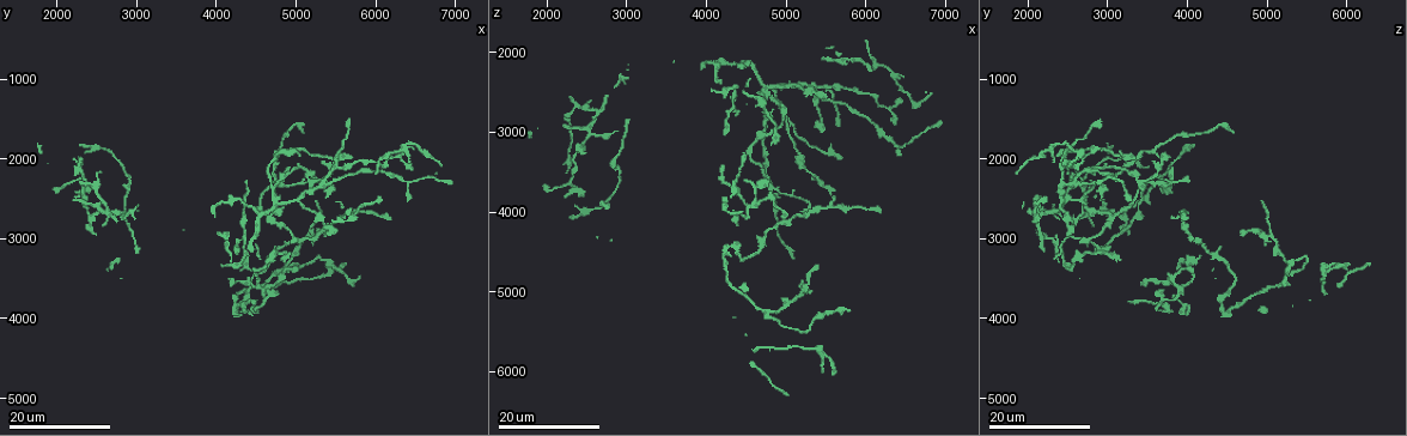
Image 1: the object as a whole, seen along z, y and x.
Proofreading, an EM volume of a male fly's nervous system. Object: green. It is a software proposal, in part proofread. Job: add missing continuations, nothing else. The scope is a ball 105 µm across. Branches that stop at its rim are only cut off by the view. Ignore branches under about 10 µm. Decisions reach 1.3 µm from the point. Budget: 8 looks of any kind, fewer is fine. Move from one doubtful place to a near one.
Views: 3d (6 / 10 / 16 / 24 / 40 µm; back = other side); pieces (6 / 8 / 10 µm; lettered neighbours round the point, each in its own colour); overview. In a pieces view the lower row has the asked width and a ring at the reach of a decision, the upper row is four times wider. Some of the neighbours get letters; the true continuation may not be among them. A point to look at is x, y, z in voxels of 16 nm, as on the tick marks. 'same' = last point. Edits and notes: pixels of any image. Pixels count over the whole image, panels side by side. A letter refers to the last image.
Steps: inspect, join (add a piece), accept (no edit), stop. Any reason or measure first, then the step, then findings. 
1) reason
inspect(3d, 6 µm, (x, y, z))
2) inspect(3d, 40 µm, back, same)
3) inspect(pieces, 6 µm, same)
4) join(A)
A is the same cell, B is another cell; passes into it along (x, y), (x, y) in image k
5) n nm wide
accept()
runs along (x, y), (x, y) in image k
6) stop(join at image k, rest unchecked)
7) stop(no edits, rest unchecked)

long arm stops here
inspect(3d, 24 µm, (2300, 1800, 4050))

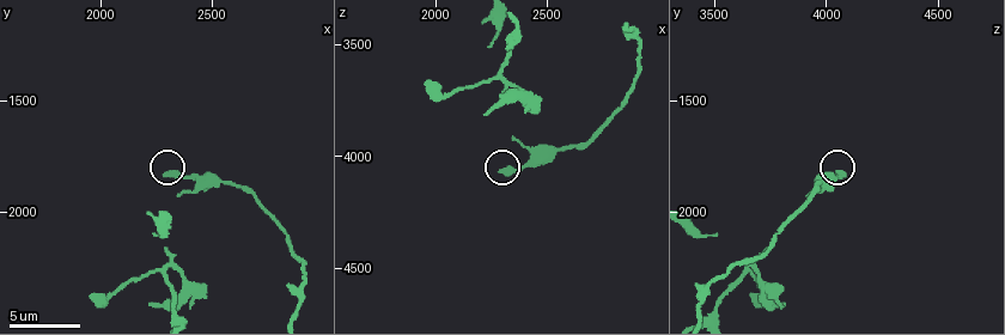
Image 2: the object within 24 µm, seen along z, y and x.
inspect(pieces, 8 µm, (2300, 1830, 4070))

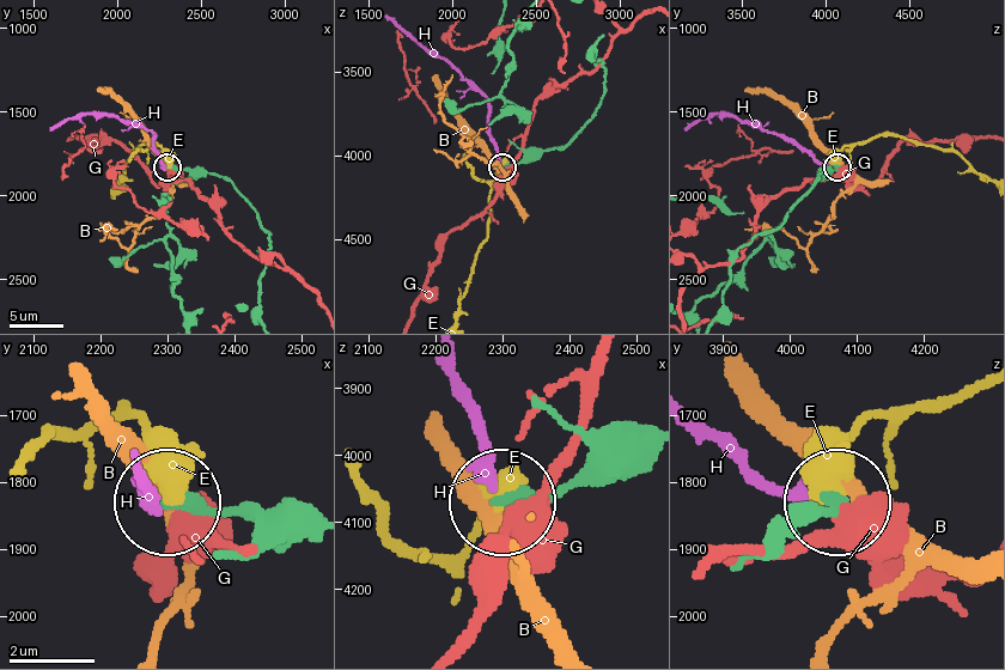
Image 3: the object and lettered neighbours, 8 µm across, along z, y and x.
370 nm wide
accept()
B, E, G and H are other cells; runs along (308, 528), (172, 506) in image 3; none of them fits

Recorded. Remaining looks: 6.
inspect(3d, 16 µm, (4900, 2100, 3850))

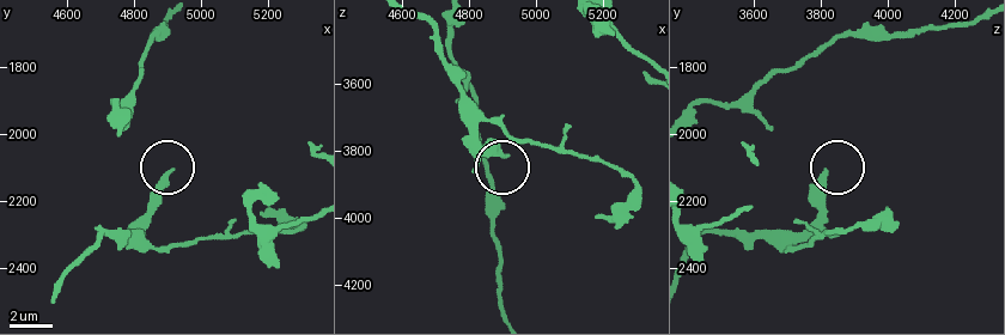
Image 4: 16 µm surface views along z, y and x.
what lies round it
inspect(pieces, 10 µm, (4910, 2110, 3810))

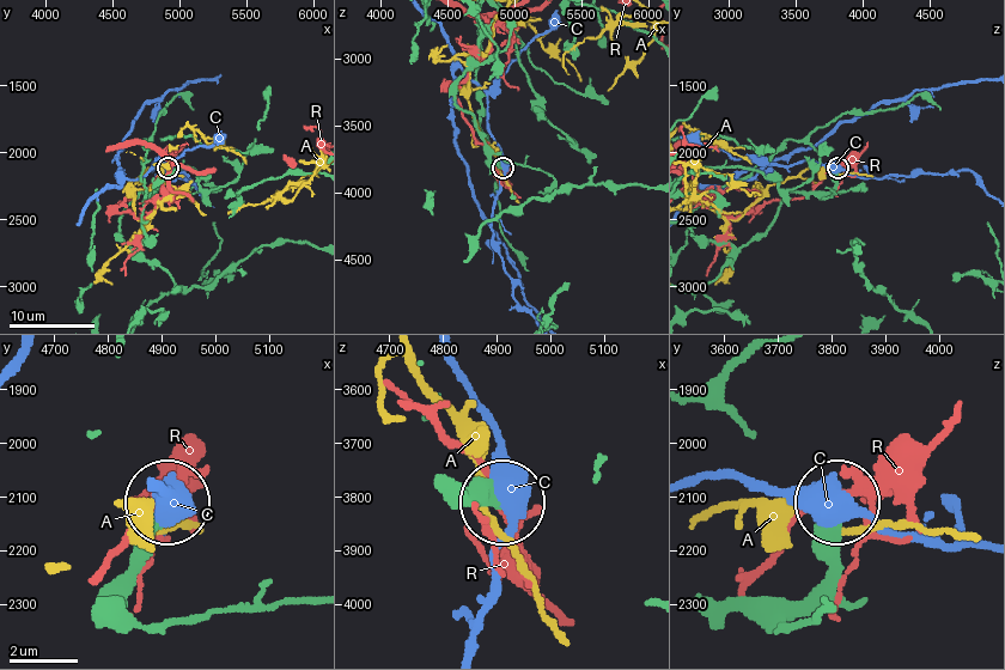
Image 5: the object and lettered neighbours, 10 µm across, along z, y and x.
accept()
A, C and R are other cells; no lettered piece goes on from it

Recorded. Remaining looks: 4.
long arm stops here
inspect(3d, 24 µm, (5250, 2550, 4950))

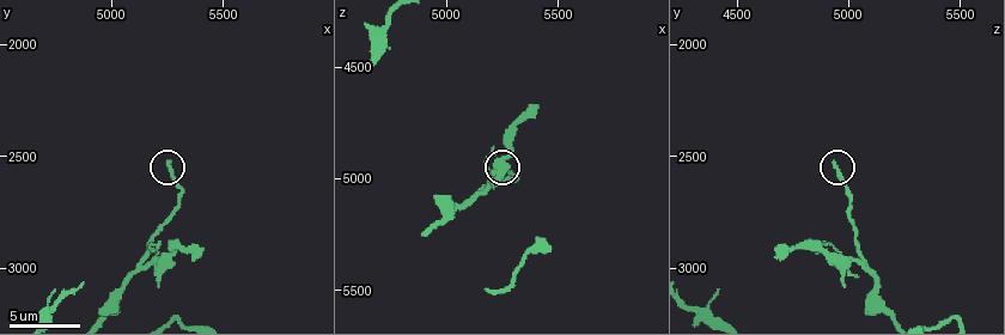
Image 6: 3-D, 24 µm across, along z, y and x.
inspect(pieces, 6 µm, (5260, 2520, 4940))

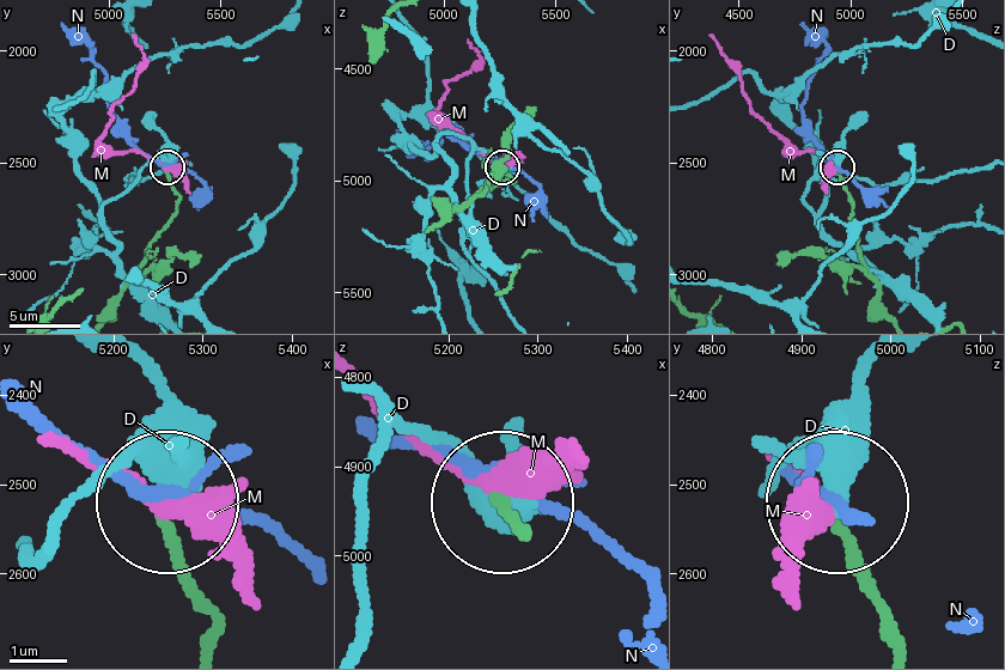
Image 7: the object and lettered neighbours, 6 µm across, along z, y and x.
180 nm wide
join(M)
M is the same cell, D and N are other cells; passes into it along (175, 206), (163, 166), (103, 139), (142, 61), (133, 37) in image 7; the neuron continues

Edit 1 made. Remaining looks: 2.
stop(join at image 7, rest unchecked)

